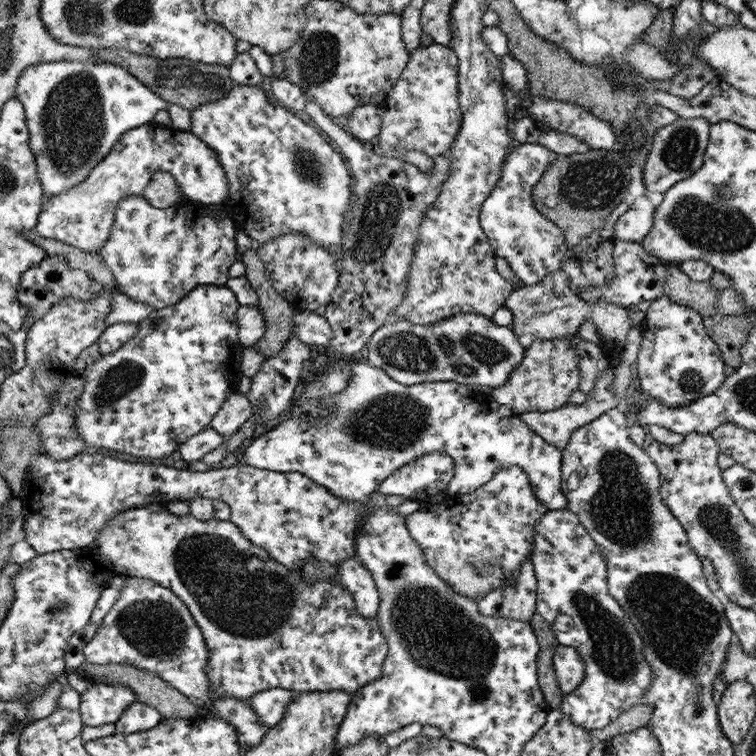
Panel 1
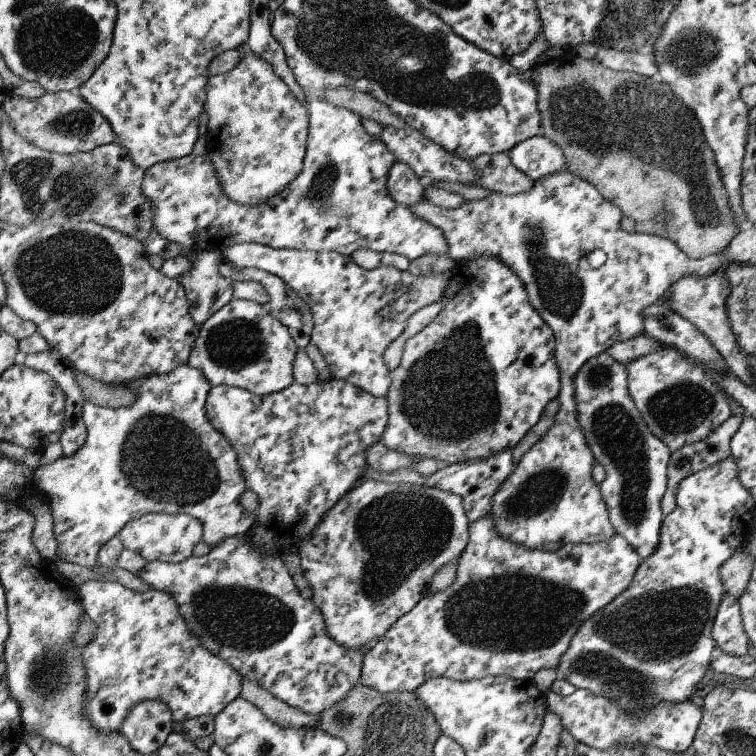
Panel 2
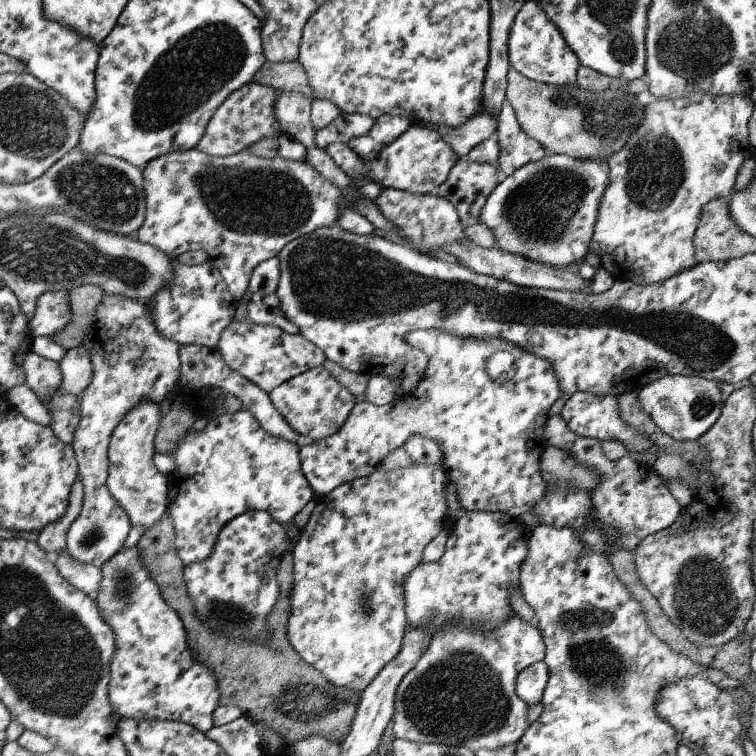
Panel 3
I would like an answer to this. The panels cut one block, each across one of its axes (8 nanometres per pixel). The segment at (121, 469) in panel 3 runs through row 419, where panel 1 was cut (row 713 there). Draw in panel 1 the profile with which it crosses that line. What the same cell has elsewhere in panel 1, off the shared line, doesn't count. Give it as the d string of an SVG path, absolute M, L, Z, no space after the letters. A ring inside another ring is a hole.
M136 701L122 713L122 716L119 716L114 724L114 734L133 735L135 732L150 731L150 728L157 727L162 720L162 714L158 709Z

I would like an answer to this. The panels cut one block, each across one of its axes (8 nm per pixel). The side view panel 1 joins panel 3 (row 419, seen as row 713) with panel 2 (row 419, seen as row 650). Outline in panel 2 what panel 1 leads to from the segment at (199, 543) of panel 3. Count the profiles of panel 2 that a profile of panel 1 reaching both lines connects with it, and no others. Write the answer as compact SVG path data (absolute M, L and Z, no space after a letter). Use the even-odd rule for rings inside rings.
M188 364L180 366L172 370L170 373L162 375L149 375L144 379L137 379L126 383L125 386L131 389L136 394L136 399L131 403L131 406L121 407L118 409L111 408L87 408L84 410L83 419L86 428L86 437L84 443L72 455L60 455L53 462L46 465L39 465L33 471L33 484L43 491L49 498L50 515L52 516L52 527L54 530L56 553L61 561L78 564L82 567L91 567L95 564L98 558L98 550L111 540L113 536L117 535L123 525L138 519L145 513L167 513L167 514L187 514L193 518L198 519L202 523L202 538L201 540L214 547L221 544L227 537L235 535L245 535L249 530L254 528L254 524L258 521L256 516L253 520L245 520L245 510L239 506L237 498L243 494L245 490L245 476L242 474L242 469L238 465L237 452L230 445L230 442L220 434L219 431L211 426L209 419L206 417L206 397L209 395L210 381L205 378L202 371L195 367L190 367Z

